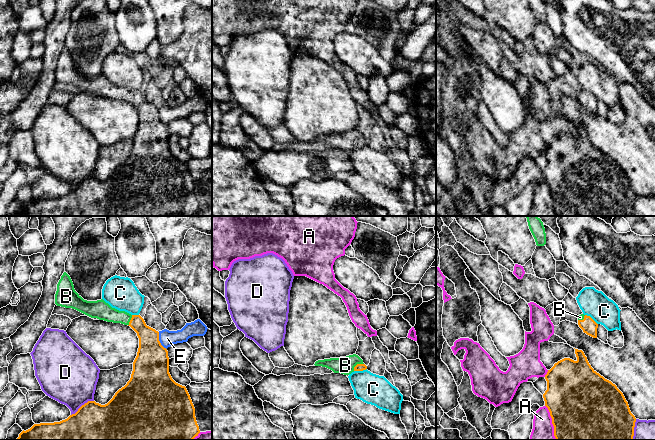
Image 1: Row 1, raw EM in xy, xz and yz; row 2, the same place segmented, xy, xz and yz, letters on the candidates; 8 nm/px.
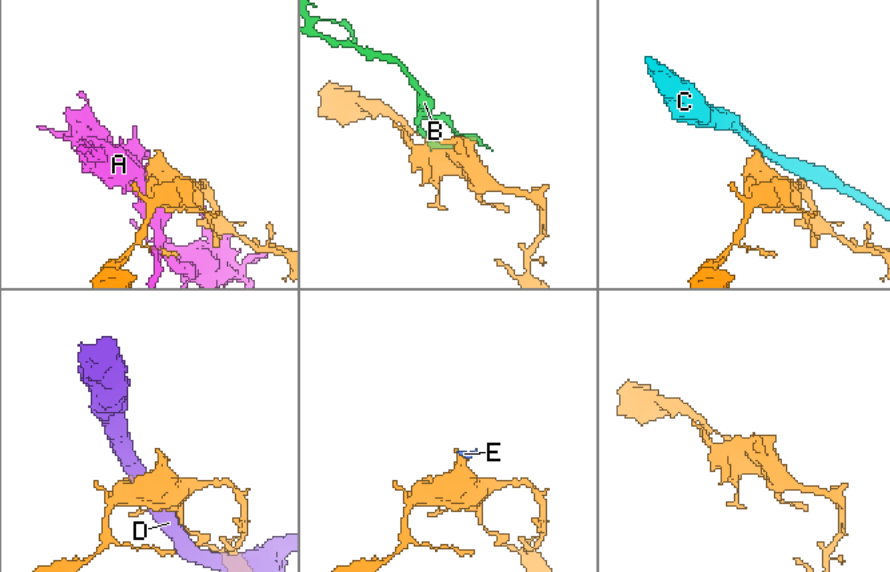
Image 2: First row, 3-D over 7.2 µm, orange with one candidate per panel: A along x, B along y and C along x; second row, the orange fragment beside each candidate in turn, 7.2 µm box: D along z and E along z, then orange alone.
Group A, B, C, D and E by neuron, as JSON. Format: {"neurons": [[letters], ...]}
{"neurons": [["A", "E"], ["B"], ["C"], ["D"]]}

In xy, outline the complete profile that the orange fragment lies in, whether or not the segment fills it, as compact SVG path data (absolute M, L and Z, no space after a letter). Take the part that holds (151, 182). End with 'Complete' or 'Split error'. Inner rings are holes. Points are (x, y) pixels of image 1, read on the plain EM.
M64 48L57 60L57 82L75 85L91 94L130 102L139 114L137 132L127 160L105 181L88 177L75 190L54 199L34 200L16 216L193 216L200 209L195 184L185 162L176 159L169 149L168 127L159 117L159 108L146 101L140 91L112 84L103 75L84 76Z. Split error

